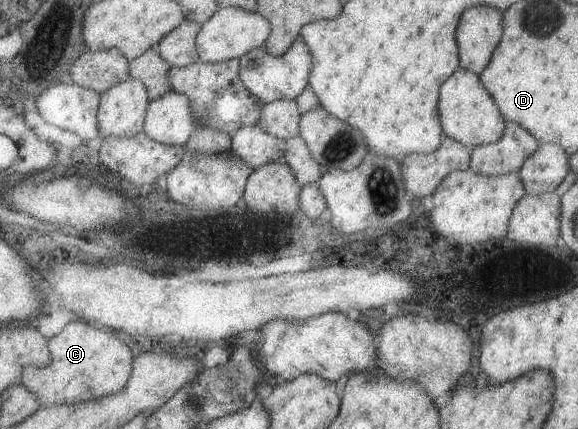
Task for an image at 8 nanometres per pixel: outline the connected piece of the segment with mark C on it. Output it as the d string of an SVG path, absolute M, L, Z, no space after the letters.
M84 321L70 323L58 337L49 341L53 361L47 367L26 365L22 384L41 399L41 405L74 404L120 394L133 376L132 349L114 335L96 329Z

